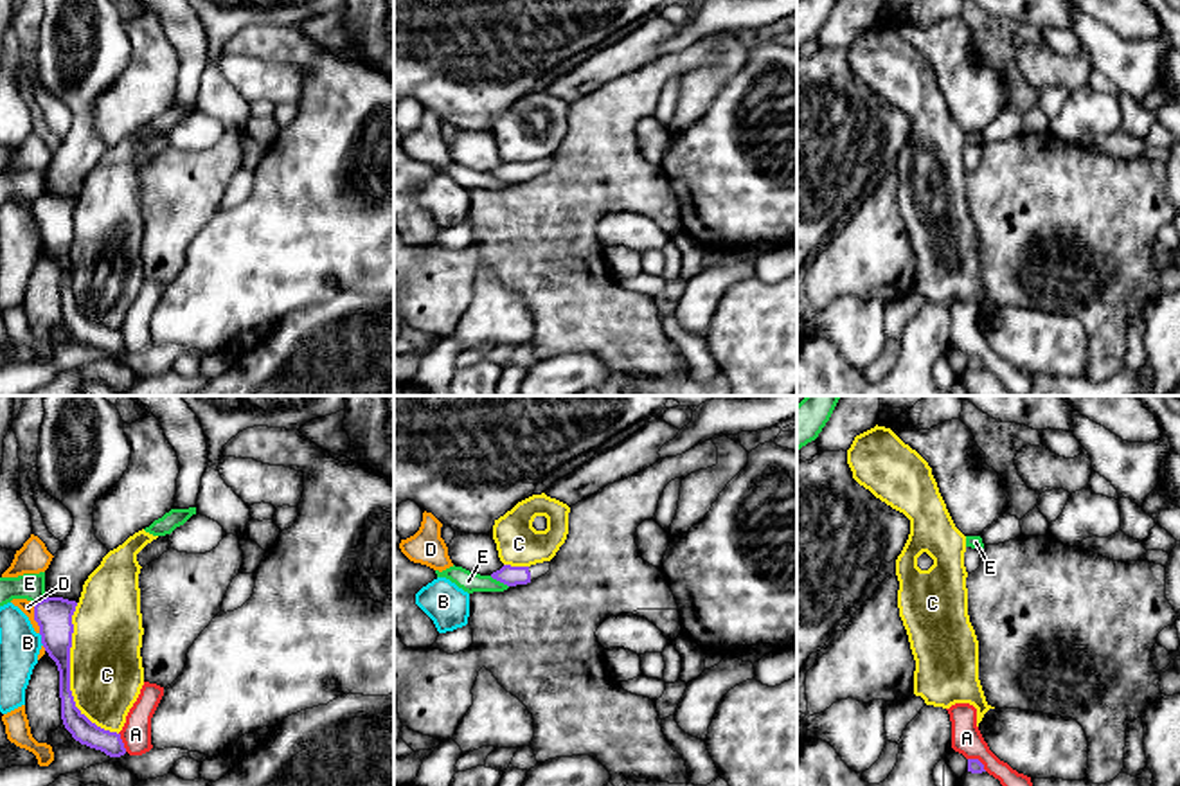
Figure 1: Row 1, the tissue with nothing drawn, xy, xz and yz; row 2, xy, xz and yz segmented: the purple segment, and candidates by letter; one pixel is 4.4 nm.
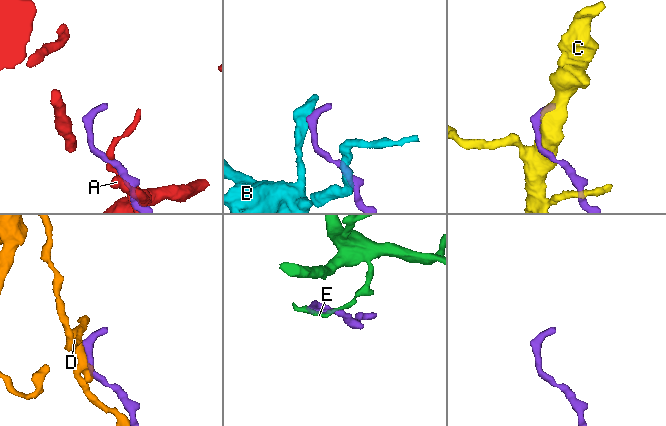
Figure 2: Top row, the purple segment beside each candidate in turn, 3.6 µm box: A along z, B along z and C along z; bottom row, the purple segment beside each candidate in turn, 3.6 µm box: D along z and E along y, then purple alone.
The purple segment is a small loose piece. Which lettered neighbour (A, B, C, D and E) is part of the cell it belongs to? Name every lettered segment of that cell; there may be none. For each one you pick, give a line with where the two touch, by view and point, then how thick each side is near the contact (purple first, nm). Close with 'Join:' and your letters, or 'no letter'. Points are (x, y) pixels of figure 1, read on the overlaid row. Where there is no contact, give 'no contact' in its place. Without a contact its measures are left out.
Join: no letter

